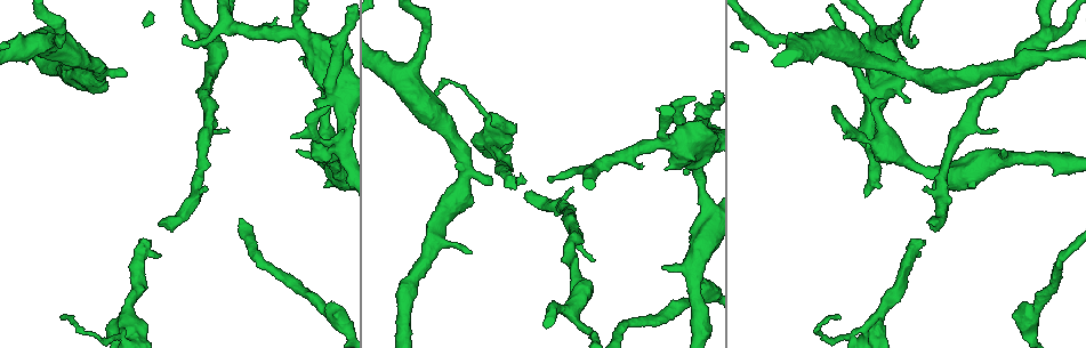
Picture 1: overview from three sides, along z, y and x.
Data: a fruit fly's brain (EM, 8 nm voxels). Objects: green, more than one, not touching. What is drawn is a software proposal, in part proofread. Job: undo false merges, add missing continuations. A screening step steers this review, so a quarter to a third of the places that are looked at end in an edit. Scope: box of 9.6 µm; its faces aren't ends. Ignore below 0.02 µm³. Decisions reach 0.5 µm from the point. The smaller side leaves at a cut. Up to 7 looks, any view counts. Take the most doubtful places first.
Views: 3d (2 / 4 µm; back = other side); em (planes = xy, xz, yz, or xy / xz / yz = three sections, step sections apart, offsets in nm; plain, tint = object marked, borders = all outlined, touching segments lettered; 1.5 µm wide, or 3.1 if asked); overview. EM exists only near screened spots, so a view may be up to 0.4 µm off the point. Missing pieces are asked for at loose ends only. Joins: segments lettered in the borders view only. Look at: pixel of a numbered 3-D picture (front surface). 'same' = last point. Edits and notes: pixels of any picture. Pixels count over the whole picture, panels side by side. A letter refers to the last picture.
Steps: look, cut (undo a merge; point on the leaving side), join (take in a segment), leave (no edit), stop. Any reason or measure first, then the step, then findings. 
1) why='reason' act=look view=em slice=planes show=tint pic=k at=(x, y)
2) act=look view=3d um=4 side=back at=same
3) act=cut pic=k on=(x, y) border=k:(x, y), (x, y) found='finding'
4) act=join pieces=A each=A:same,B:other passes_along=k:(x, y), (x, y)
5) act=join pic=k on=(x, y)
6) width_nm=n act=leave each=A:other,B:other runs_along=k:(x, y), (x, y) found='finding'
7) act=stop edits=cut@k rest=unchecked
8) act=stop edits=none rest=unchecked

why='free end' act=look view=em slice=xy step=8 show=borders pic=1 at=(160, 225)

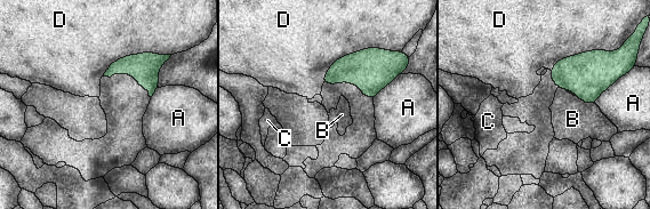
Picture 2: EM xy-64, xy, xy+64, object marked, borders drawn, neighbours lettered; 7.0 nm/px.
act=leave each=A:other,B:other,C:other,D:other border=2:(401, 50), (342, 55), (321, 81) found='no lettered segment goes on from it'

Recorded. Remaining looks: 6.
why='an open end' act=look view=3d um=4 pic=1 at=(492, 183)

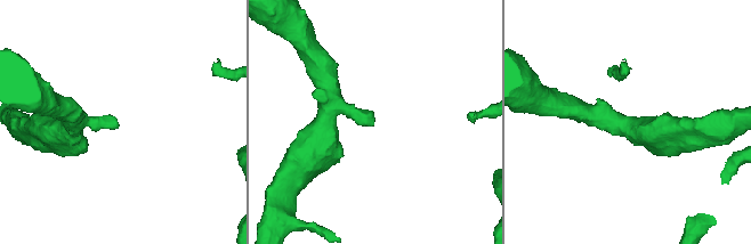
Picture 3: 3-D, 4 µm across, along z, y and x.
why='need the tissue' act=look view=em slice=xy step=4 show=tint pic=3 at=(117, 124)

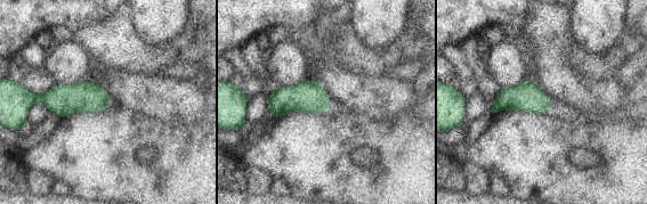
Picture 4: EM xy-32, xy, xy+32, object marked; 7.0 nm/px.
act=look view=em slice=planes show=borders at=same

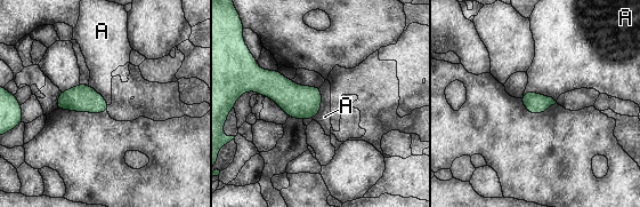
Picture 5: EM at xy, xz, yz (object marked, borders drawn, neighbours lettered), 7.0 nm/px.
act=leave each=A:other border=5:(523, 94), (535, 92), (556, 102) found='no lettered segment goes on from it'

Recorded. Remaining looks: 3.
why='branch stops here' act=look view=em slice=planes show=borders pic=1 at=(693, 98)

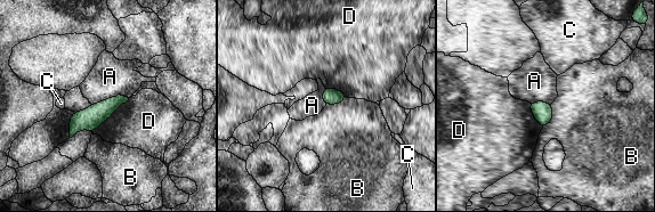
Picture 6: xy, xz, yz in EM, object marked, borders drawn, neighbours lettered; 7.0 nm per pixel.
act=leave each=A:other,B:other,C:other,D:other border=6:(129, 98), (93, 132) found='no lettered segment goes on from it'

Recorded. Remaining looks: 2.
act=stop edits=none rest=unchecked

